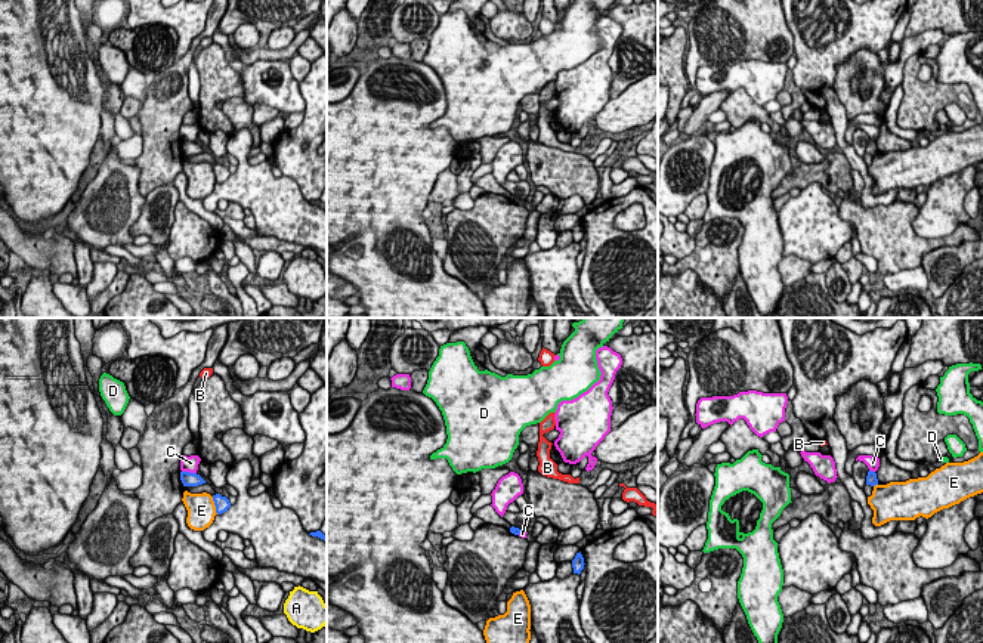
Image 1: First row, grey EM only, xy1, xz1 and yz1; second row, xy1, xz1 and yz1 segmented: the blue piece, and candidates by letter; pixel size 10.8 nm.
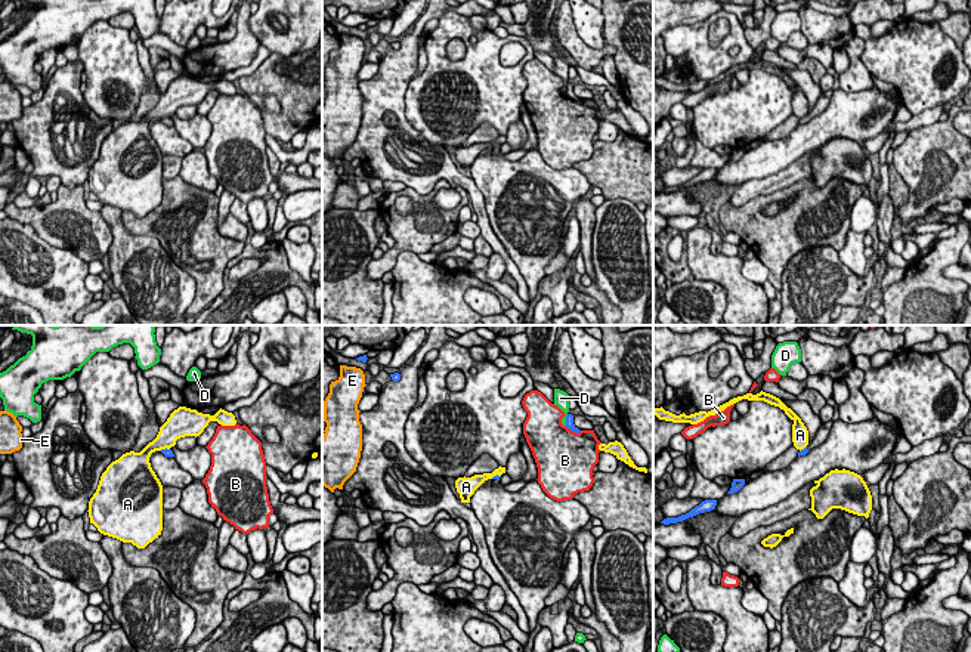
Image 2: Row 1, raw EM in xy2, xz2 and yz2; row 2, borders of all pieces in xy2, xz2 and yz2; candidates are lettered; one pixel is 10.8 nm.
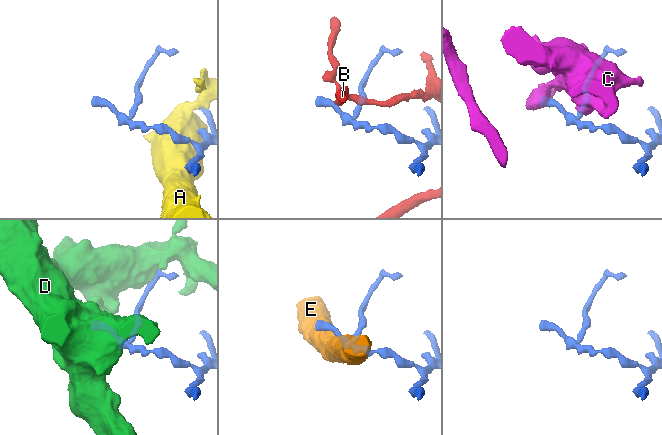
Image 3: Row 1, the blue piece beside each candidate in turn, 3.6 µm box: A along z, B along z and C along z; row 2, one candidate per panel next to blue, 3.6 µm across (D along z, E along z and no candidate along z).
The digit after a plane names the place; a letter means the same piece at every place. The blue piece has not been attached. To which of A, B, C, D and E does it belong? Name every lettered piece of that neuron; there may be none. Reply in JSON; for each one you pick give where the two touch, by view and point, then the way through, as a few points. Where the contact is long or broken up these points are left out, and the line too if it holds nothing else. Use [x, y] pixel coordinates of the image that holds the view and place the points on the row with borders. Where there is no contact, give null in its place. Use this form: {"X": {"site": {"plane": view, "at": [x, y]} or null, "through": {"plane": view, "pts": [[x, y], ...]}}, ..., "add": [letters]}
{"add": []}

